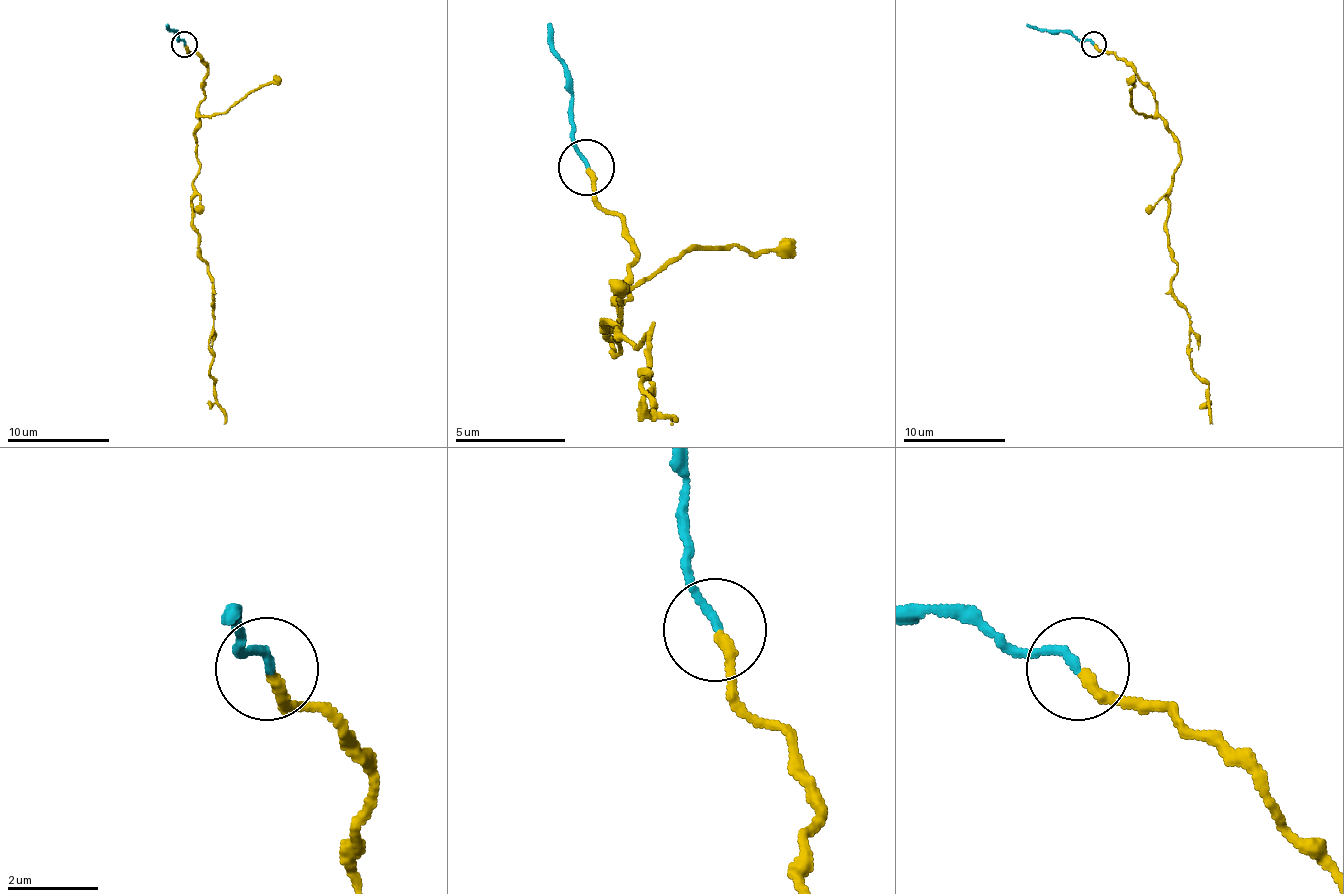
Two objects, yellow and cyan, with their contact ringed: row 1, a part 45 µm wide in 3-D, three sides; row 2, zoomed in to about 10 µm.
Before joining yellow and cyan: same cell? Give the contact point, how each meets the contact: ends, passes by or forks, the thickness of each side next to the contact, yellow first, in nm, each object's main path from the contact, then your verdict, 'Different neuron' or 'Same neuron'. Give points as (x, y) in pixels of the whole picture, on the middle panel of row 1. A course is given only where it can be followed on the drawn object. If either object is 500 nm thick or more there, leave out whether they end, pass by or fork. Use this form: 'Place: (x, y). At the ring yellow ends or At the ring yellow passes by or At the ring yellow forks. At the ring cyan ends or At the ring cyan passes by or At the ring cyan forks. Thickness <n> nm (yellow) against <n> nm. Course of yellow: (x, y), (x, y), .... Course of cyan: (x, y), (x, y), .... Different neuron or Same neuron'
Place: (586, 167). At the ring yellow ends. At the ring cyan ends. Thickness 240 nm (yellow) against 190 nm. Course of yellow: (585, 168), (634, 251), (612, 356), (601, 328), (634, 345), (645, 334), (651, 417), (678, 422). Course of cyan: (585, 168), (574, 108), (574, 80), (546, 25). Same neuron

